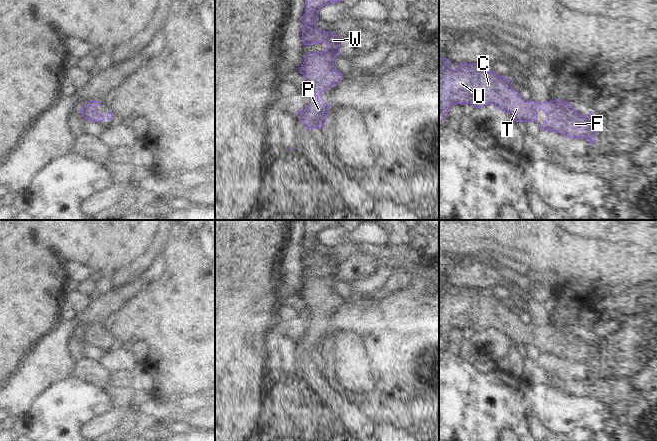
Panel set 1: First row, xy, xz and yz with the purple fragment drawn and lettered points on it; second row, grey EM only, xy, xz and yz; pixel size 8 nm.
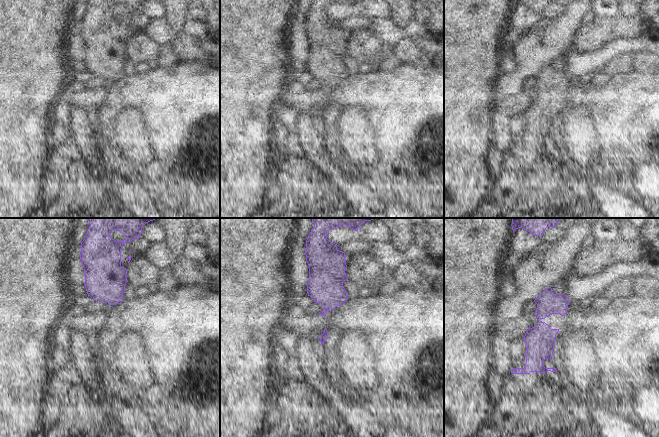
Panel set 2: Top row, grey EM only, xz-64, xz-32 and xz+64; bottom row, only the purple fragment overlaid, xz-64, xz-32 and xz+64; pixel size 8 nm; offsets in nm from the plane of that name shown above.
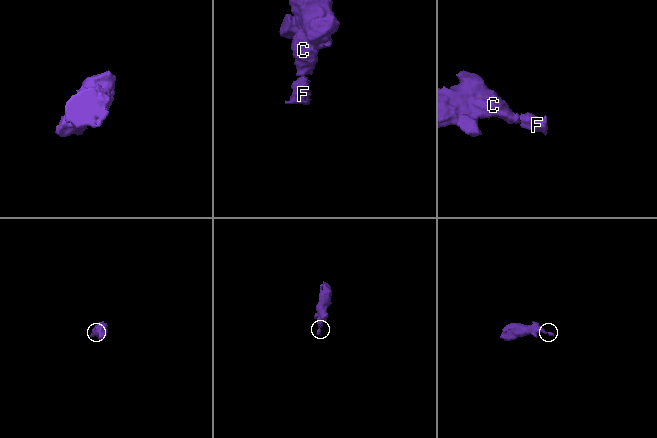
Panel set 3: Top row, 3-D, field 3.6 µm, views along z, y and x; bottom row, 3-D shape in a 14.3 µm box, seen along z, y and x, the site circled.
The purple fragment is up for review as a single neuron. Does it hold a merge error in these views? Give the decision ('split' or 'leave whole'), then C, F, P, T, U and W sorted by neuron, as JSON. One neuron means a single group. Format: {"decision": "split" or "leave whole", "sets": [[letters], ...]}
{"decision": "leave whole", "sets": [["C", "F", "P", "T", "U", "W"]]}

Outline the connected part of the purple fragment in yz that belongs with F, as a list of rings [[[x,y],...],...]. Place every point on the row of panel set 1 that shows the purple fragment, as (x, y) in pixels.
[[[439,59],[439,122],[448,116],[453,104],[472,104],[475,108],[481,108],[488,104],[494,104],[501,110],[509,113],[517,122],[528,120],[537,122],[536,109],[543,110],[548,121],[544,122],[542,129],[558,132],[571,138],[588,138],[590,143],[595,144],[596,123],[591,111],[586,117],[576,111],[569,102],[555,99],[551,102],[539,104],[537,101],[525,101],[519,92],[515,91],[510,84],[510,79],[499,76],[495,71],[483,71],[477,64],[460,63],[458,69],[450,67],[450,60]]]

